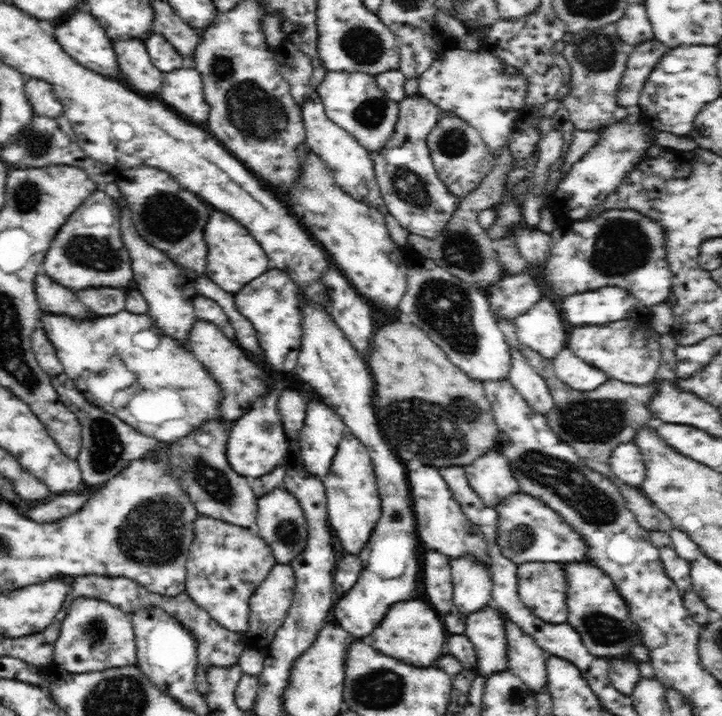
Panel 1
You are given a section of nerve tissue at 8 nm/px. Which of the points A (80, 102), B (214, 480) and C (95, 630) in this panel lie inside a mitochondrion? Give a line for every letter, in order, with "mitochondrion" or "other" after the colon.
A: other
B: mitochondrion
C: mitochondrion

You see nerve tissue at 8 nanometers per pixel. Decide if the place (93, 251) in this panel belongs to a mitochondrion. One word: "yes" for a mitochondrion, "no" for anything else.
yes

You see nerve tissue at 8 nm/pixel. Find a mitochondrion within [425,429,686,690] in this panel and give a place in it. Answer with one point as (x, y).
(597, 508)

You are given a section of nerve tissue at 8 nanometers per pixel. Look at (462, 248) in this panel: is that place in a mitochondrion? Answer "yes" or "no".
yes

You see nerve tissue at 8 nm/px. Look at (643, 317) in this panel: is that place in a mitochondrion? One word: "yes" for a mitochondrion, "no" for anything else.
no

